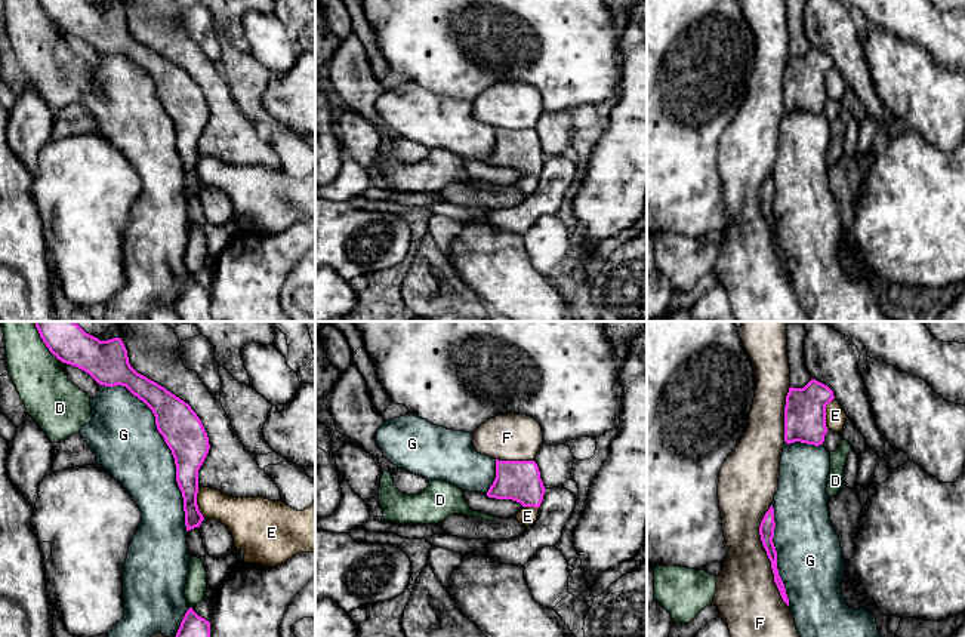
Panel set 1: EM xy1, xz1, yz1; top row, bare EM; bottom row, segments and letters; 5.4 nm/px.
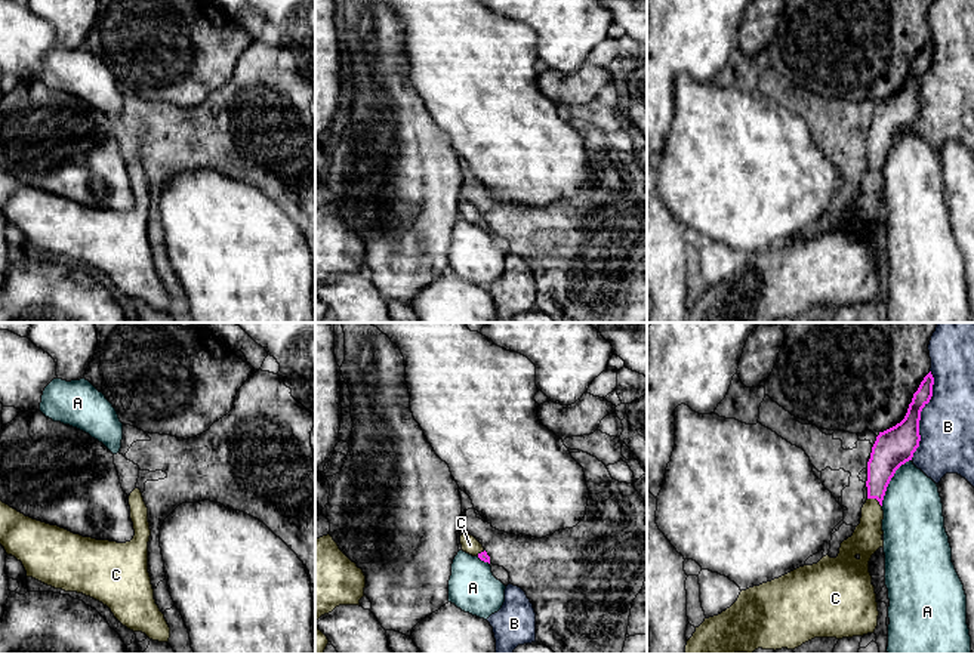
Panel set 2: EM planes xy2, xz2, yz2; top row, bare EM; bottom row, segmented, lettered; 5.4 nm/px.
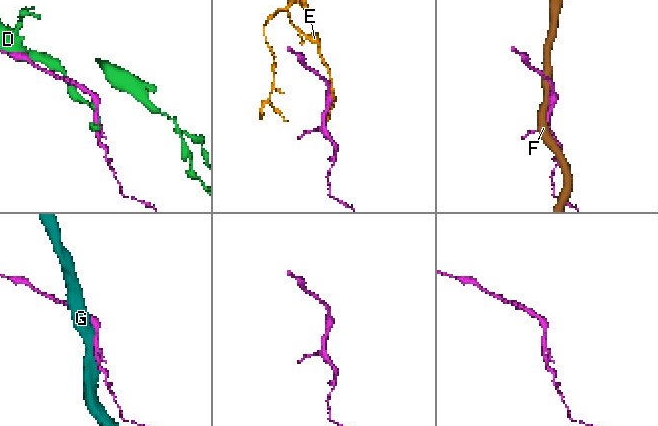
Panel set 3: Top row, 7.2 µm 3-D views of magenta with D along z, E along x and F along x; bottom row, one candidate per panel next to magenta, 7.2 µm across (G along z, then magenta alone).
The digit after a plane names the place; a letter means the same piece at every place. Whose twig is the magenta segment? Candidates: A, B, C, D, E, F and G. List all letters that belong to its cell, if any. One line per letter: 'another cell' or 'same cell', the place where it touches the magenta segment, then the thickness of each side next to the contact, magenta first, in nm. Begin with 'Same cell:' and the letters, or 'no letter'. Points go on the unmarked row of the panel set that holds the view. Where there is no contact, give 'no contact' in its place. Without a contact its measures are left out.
Same cell: C
A: another cell; meets magenta in yz2 at (890, 148); 200 nm thick on the magenta side, 320 nm on the other
B: another cell; meets magenta in yz2 at (919, 83); 200 nm thick on the magenta side, 300 nm on the other
C: same cell; meets magenta in yz2 at (875, 166); 180 nm thick on the magenta side, 160 nm on the other
D: another cell; meets magenta in xy1 at (46, 14); 190 nm thick on the magenta side, 280 nm on the other
E: another cell; meets magenta in yz1 at (825, 82); 220 nm thick on the magenta side, 110 nm on the other
F: another cell; meets magenta in yz1 at (767, 222); 80 nm thick on the magenta side, 340 nm on the other
G: another cell; meets magenta in xy1 at (167, 113); 220 nm thick on the magenta side, 360 nm on the other

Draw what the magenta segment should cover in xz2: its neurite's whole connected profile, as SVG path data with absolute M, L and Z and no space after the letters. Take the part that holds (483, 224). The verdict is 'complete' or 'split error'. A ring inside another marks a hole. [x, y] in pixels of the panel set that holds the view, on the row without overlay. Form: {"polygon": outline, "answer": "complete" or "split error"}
{"polygon": "M463 201L460 204L460 213L463 220L472 225L478 225L481 229L490 232L490 225L484 219L483 213L474 204Z", "answer": "split error"}

